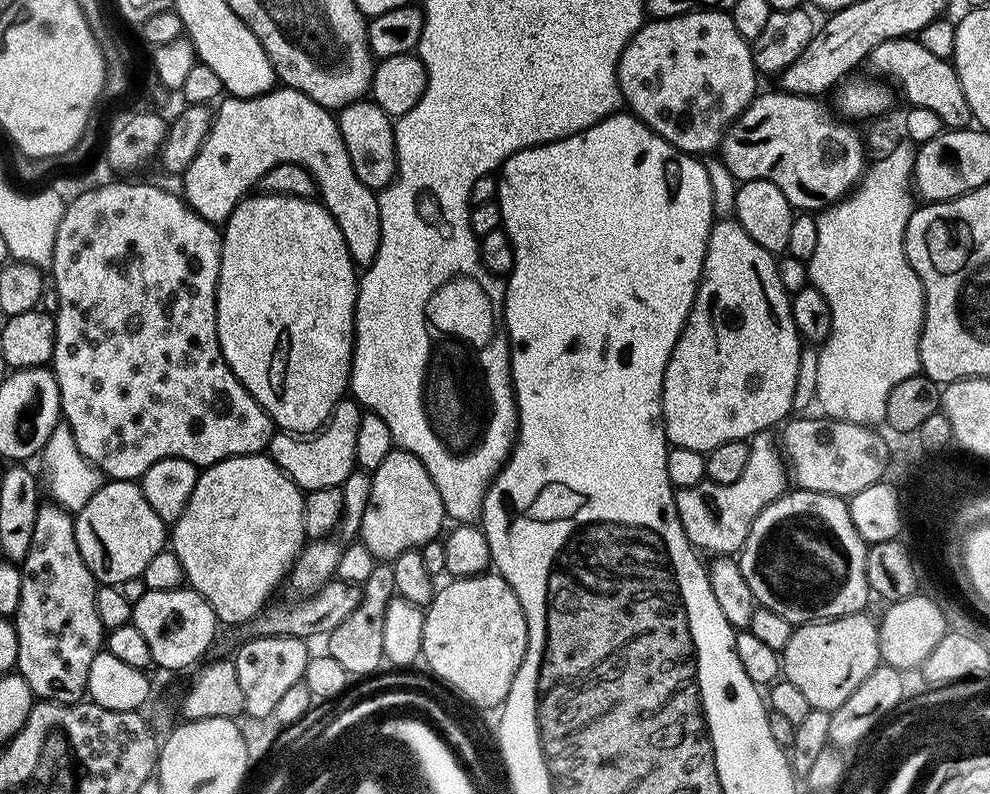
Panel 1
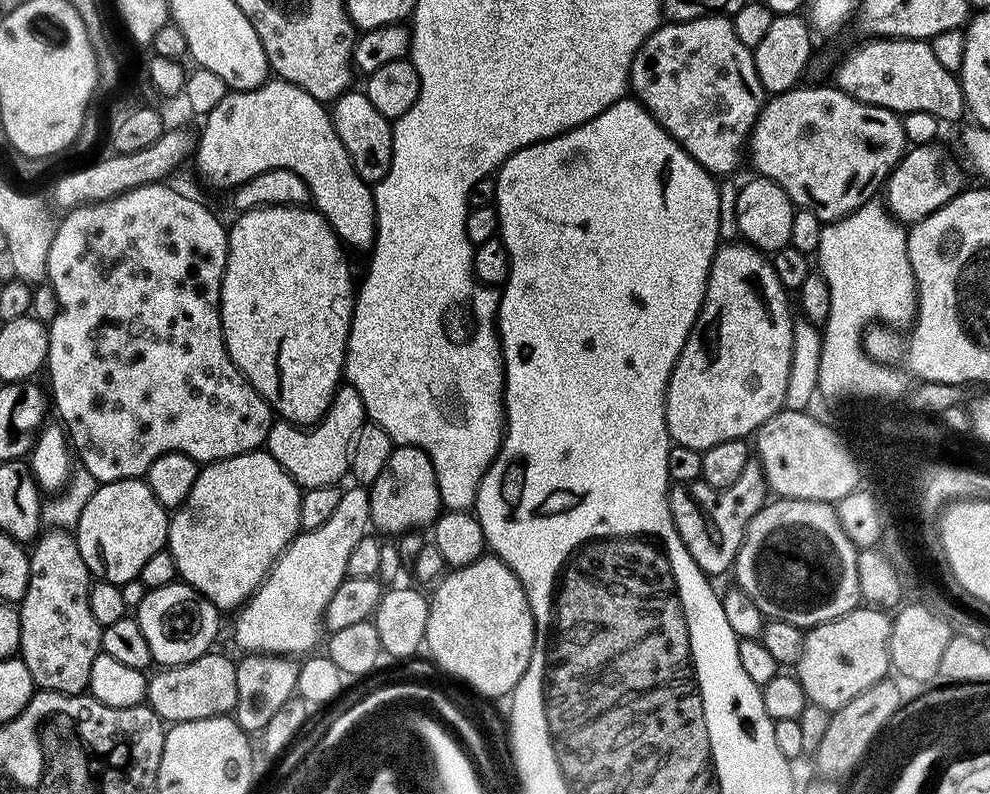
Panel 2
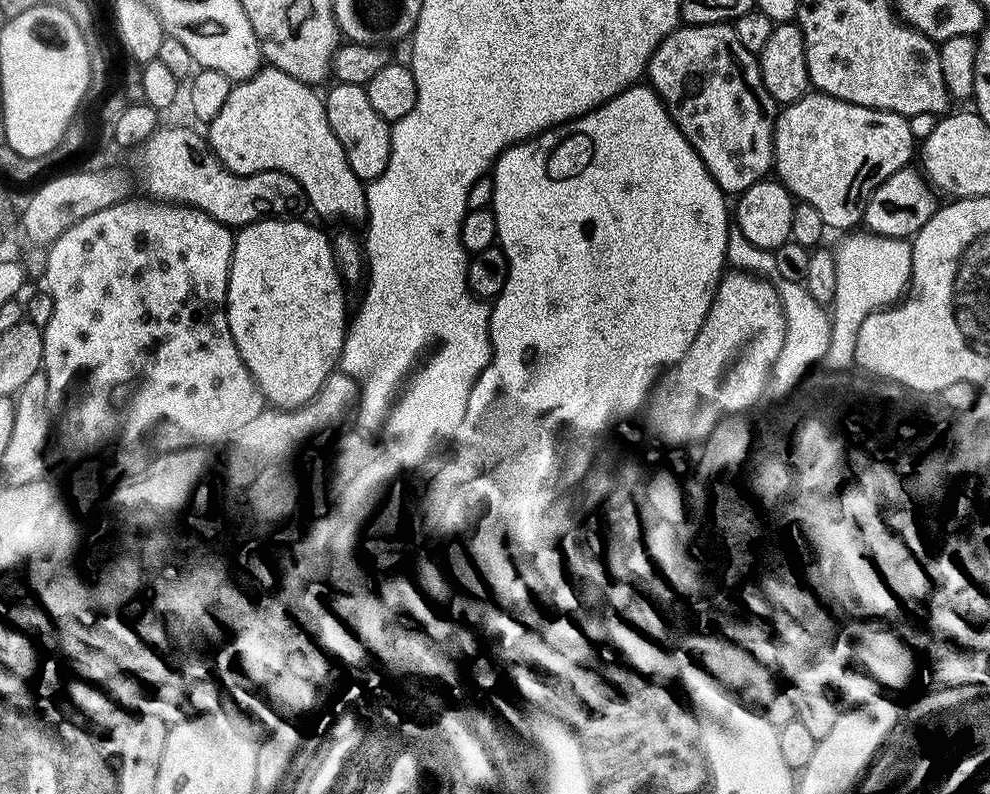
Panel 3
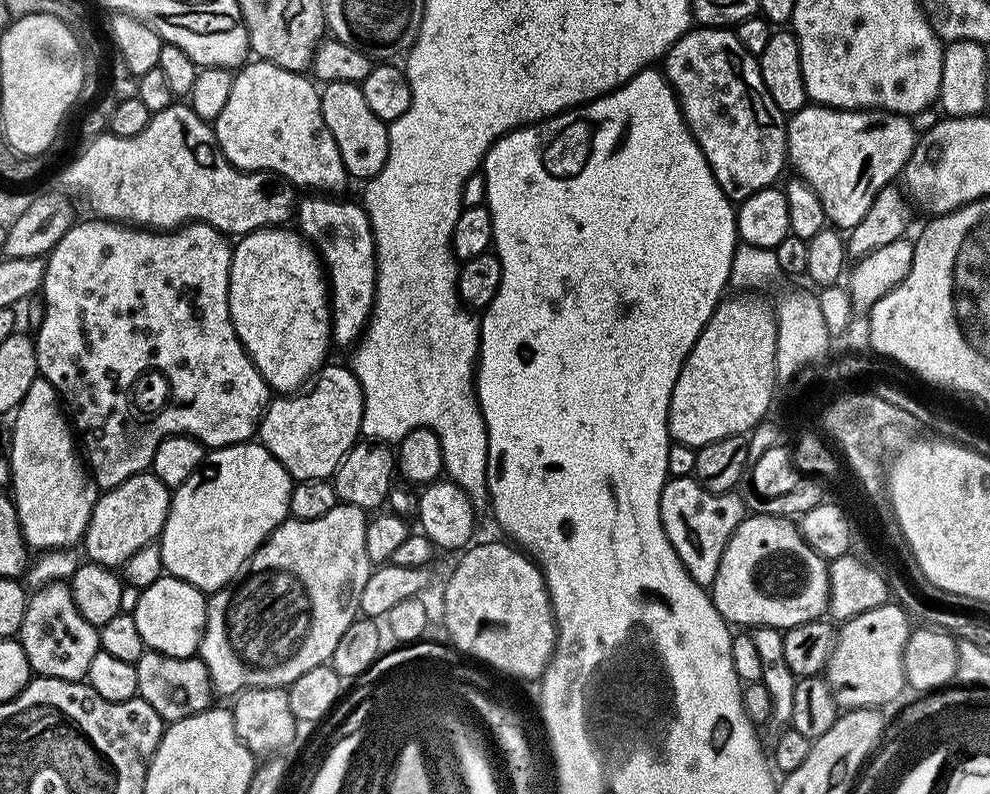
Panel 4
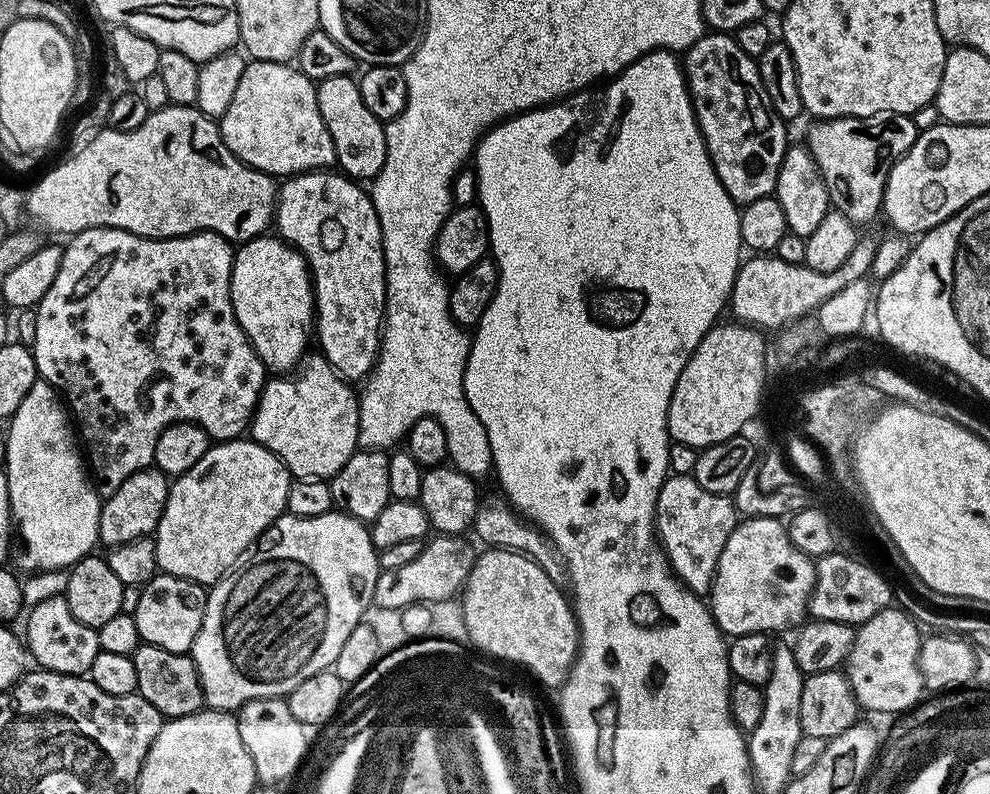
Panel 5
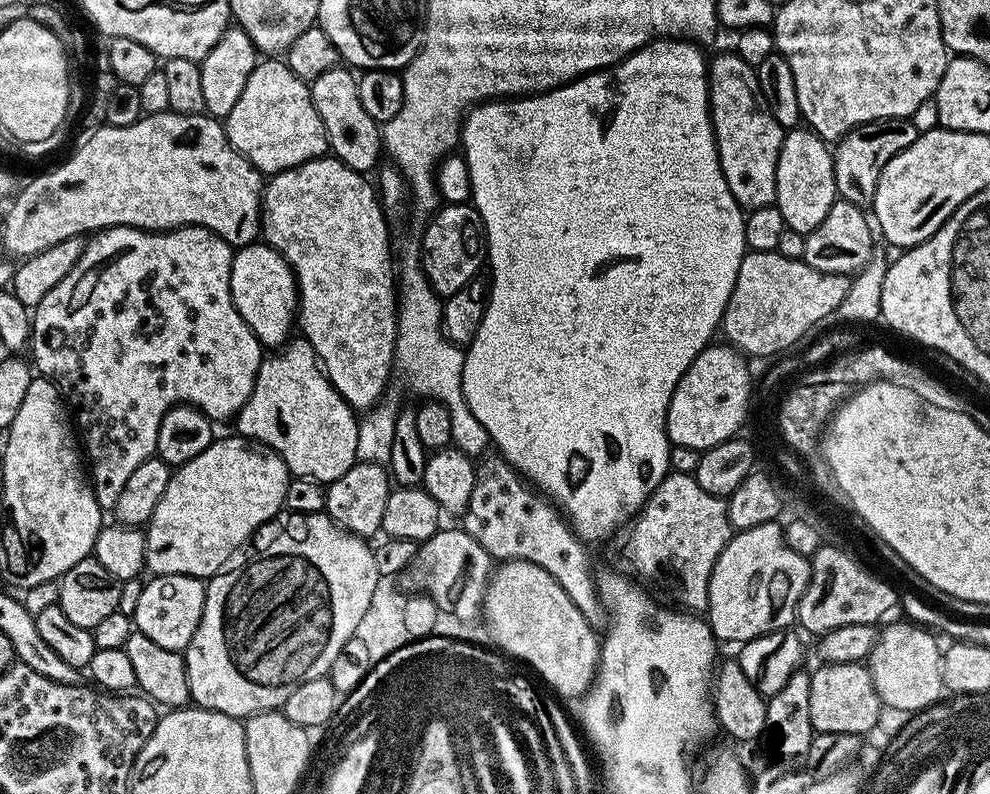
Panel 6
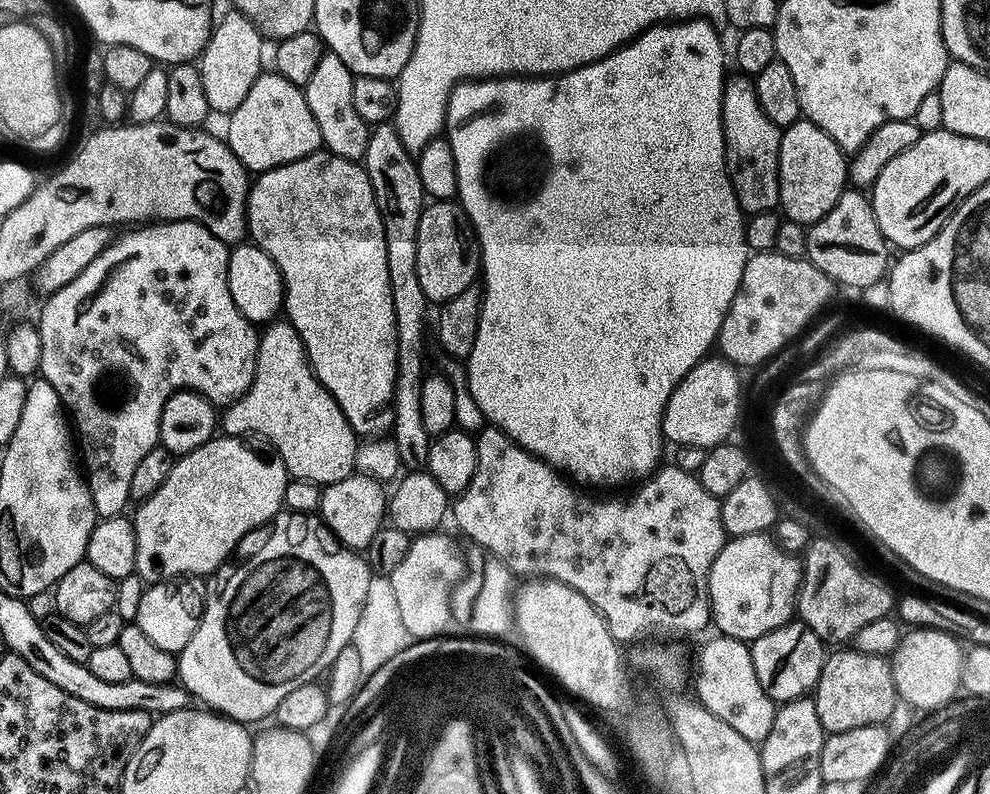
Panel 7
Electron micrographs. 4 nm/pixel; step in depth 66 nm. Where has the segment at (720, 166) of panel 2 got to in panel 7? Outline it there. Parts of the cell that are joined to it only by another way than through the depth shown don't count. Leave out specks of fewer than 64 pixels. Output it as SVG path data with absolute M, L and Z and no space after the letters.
M743 74L729 79L724 86L724 153L732 177L732 188L741 209L755 214L771 212L780 203L780 133L779 128L762 110L755 83Z

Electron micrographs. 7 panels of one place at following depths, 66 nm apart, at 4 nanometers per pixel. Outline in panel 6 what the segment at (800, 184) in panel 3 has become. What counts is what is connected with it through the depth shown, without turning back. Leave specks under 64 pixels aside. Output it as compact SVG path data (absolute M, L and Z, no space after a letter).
M908 118L899 120L875 120L848 129L835 141L834 167L836 169L836 190L839 199L848 200L851 204L871 205L882 170L890 158L894 158L904 148L909 148L918 135L918 128Z

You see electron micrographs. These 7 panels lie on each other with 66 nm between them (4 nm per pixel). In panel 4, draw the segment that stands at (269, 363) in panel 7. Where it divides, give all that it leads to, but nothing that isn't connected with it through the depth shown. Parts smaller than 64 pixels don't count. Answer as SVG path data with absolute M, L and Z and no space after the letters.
M325 363L314 383L303 394L284 394L276 398L280 400L273 399L260 420L259 443L278 458L296 482L327 480L335 476L348 451L361 439L362 386L351 367L344 365L343 368L332 363Z

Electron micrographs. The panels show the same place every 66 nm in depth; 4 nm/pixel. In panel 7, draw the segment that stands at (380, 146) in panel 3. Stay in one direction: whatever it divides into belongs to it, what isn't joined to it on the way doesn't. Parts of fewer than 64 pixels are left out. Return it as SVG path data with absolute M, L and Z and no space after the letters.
M326 54L314 69L310 82L302 86L306 106L310 106L310 114L314 114L314 122L318 122L320 143L327 151L347 160L363 161L367 150L370 125L358 118L358 110L354 110L354 74L342 62L342 58Z

